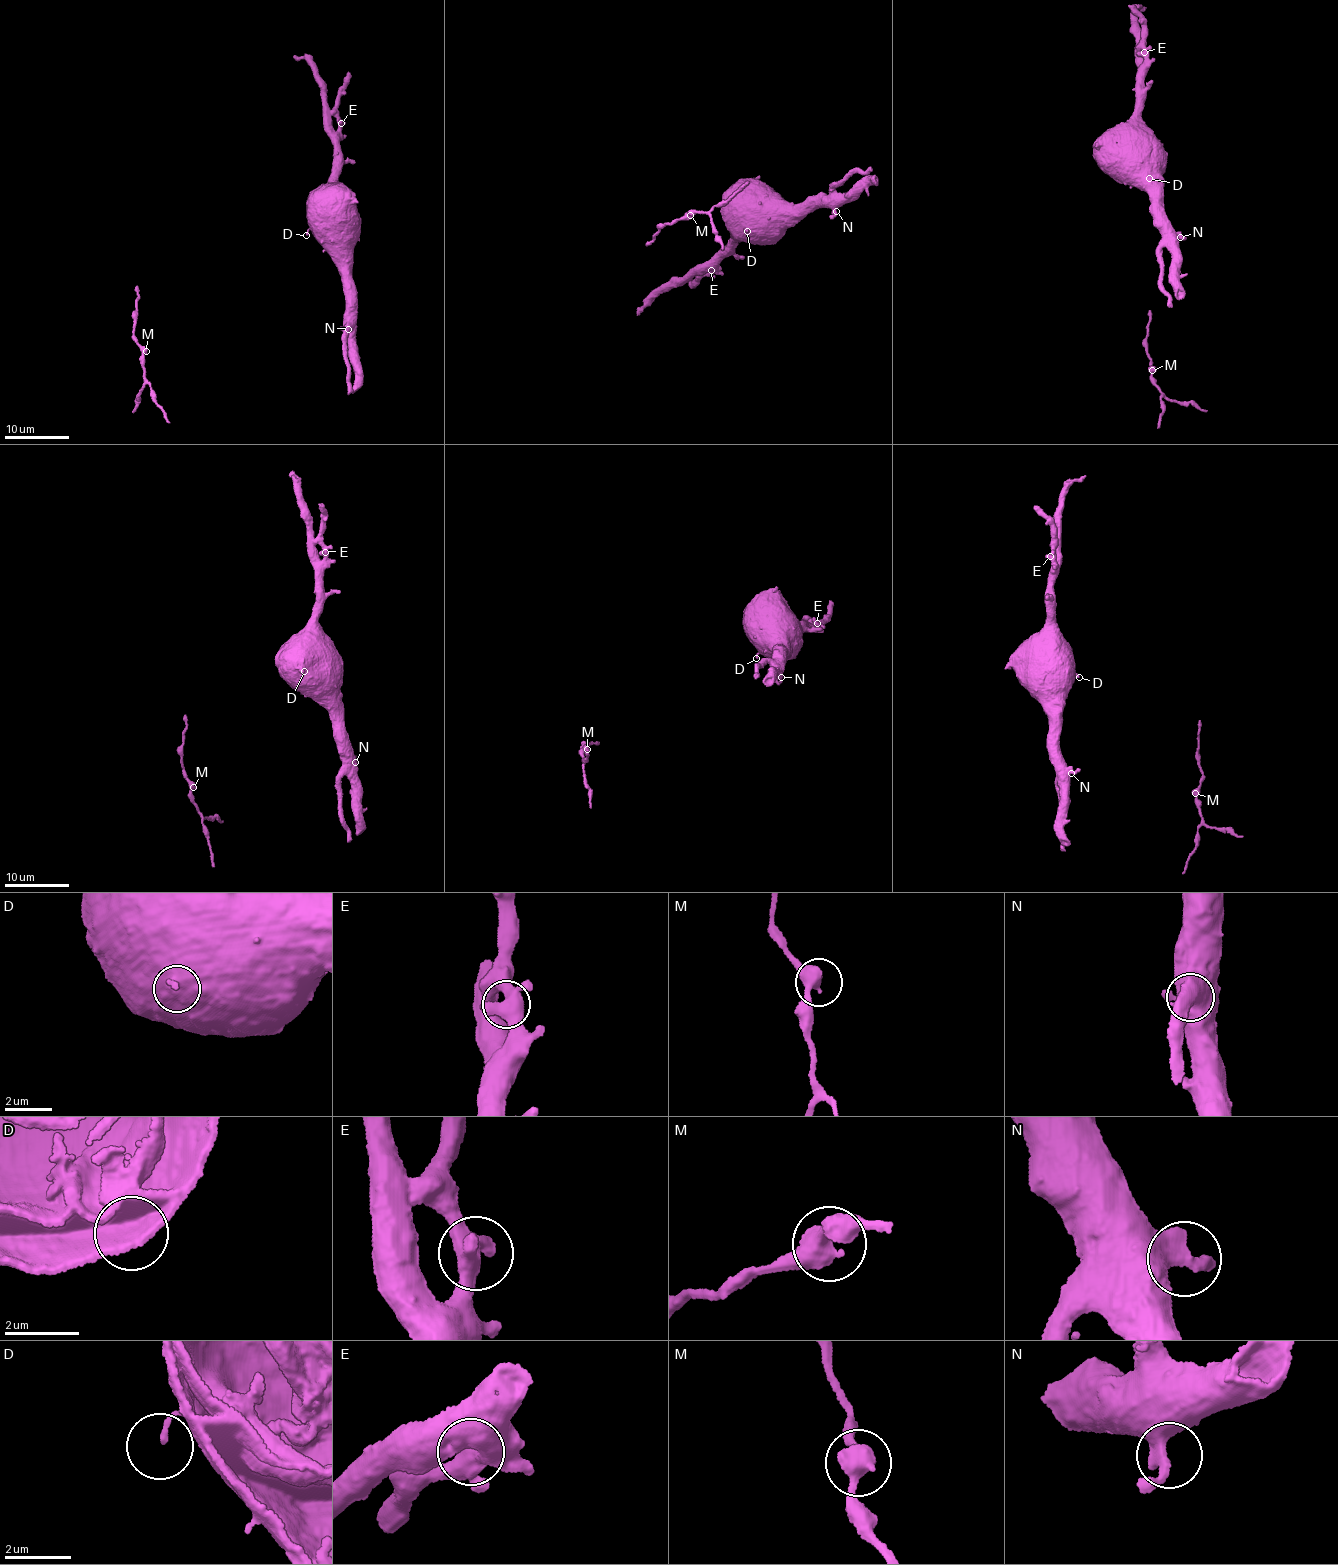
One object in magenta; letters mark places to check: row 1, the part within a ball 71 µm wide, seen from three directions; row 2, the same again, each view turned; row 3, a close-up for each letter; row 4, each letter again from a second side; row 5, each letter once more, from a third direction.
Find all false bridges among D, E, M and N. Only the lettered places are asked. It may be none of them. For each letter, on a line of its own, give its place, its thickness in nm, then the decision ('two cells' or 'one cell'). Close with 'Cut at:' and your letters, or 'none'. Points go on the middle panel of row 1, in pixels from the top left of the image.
D: (747, 231) | 170 nm | one cell
E: (711, 270) | 480 nm | one cell
M: (690, 215) | 480 nm | one cell
N: (836, 211) | 480 nm | one cell
Cut at: none

